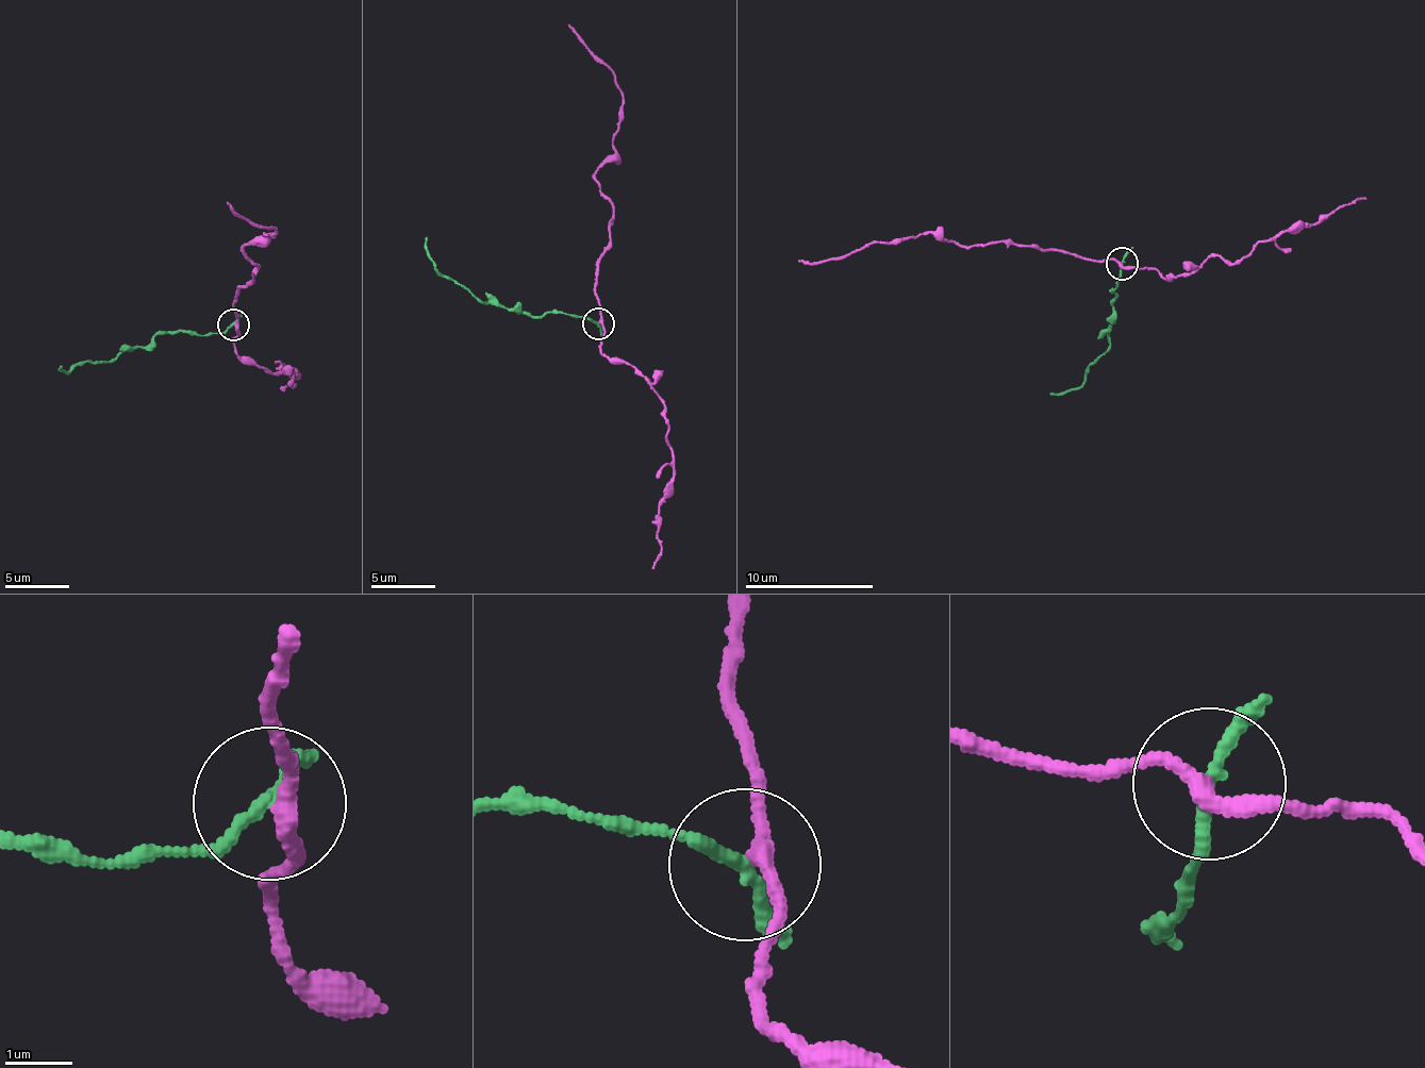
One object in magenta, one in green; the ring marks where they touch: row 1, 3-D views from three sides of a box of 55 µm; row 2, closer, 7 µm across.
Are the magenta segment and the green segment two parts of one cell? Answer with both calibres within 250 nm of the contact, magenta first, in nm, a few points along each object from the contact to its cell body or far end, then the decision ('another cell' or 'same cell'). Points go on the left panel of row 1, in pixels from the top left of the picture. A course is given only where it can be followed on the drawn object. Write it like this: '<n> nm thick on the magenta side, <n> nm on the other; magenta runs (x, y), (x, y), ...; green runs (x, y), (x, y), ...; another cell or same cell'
220 nm thick on the magenta side, 180 nm on the other; magenta runs (233, 326), (237, 287), (259, 263), (246, 257), (248, 242), (276, 227), (227, 201); green runs (233, 323), (201, 336), (182, 331), (162, 333), (144, 347), (112, 357), (81, 362), (65, 372), (61, 366); another cell

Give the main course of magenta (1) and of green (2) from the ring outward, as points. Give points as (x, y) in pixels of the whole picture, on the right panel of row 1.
1: (1121, 266), (930, 233), (870, 242), (812, 264), (799, 260)
2: (1121, 263), (1115, 289), (1111, 293), (1115, 300), (1109, 346), (1088, 368), (1077, 389), (1050, 394)

